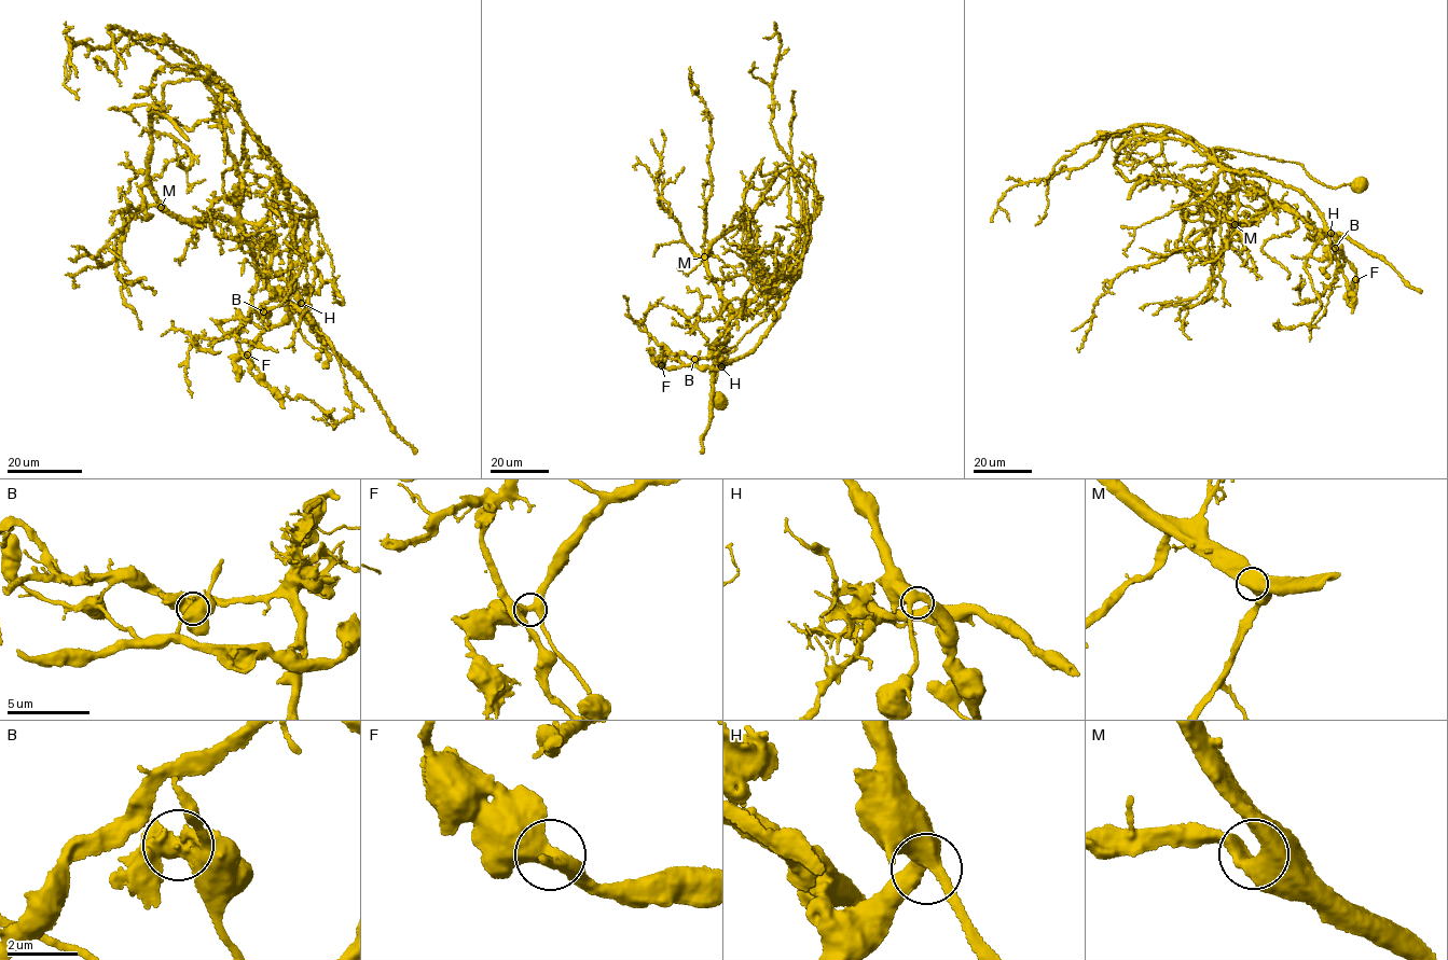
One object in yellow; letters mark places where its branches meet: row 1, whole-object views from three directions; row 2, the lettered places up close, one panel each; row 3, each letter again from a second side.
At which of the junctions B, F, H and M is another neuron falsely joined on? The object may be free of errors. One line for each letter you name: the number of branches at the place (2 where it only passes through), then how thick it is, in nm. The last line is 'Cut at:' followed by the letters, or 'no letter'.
B: Branches: 3. Thickness 550 nm
Cut at: B

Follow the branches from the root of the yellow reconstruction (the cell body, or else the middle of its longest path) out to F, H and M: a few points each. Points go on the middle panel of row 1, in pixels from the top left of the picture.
F: (718, 401), (712, 387), (727, 351), (763, 319), (794, 275), (783, 309), (754, 349), (719, 369), (661, 365)
H: (718, 401), (712, 387), (727, 351), (763, 319), (794, 275), (784, 307), (759, 344), (721, 366)
M: (718, 401), (712, 387), (727, 351), (795, 277), (784, 290), (760, 275), (756, 298), (733, 309), (704, 256)

